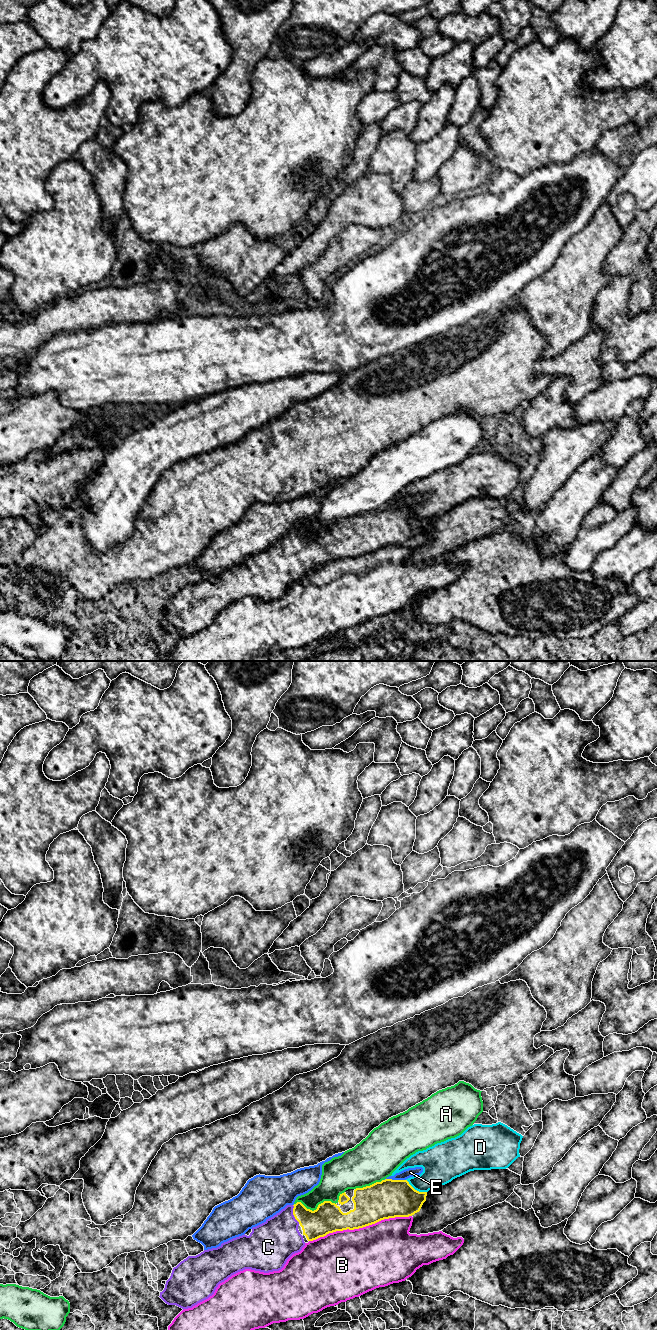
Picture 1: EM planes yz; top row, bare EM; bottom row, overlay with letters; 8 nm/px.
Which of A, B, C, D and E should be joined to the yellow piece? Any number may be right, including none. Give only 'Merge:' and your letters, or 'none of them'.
Merge: C

